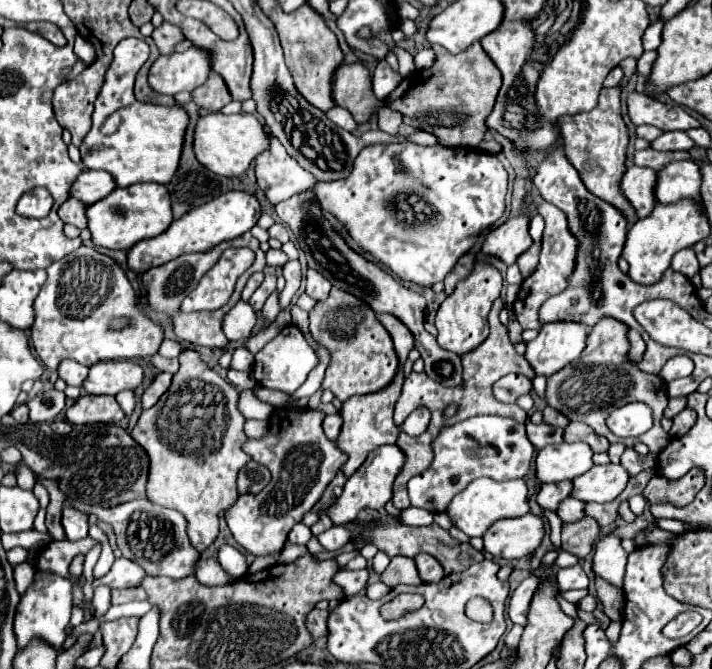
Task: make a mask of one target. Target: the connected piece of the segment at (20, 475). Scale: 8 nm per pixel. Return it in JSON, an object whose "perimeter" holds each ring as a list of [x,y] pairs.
{"perimeter":[[[20,460],[20,462],[18,462],[16,480],[18,480],[20,488],[28,488],[28,490],[32,490],[32,488],[34,488],[34,482],[36,482],[36,474],[32,472],[32,468],[28,468],[28,466]]]}

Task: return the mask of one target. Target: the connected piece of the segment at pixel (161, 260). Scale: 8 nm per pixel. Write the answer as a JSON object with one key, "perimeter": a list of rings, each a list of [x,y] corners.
{"perimeter":[[[238,190],[226,192],[218,198],[214,198],[212,202],[206,202],[206,204],[190,210],[180,220],[174,220],[164,234],[150,238],[150,240],[142,240],[136,246],[132,246],[128,250],[128,268],[134,270],[136,274],[142,274],[142,272],[150,270],[152,266],[162,266],[162,264],[166,264],[172,258],[178,258],[182,254],[210,250],[218,242],[238,238],[244,232],[252,230],[252,226],[258,222],[260,216],[262,216],[260,202],[254,194],[238,192]]]}

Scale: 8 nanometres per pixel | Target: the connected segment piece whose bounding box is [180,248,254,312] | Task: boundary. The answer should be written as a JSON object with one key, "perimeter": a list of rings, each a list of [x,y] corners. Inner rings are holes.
{"perimeter":[[[228,248],[222,252],[218,262],[202,276],[198,286],[184,298],[182,312],[218,310],[222,308],[232,292],[238,276],[242,276],[254,262],[254,252],[250,248]]]}

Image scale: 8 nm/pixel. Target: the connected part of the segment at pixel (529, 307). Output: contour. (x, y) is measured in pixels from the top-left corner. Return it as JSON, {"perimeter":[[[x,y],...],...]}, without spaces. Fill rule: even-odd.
{"perimeter":[[[540,200],[536,204],[536,212],[546,220],[540,264],[532,276],[524,278],[520,292],[518,292],[518,298],[514,302],[514,314],[516,314],[516,320],[522,324],[522,328],[540,330],[542,324],[538,320],[538,310],[550,296],[556,296],[558,292],[566,290],[568,280],[570,280],[570,272],[574,272],[574,252],[578,252],[578,240],[574,240],[574,236],[570,236],[570,228],[566,224],[566,214],[558,206],[554,206],[546,200]]]}

